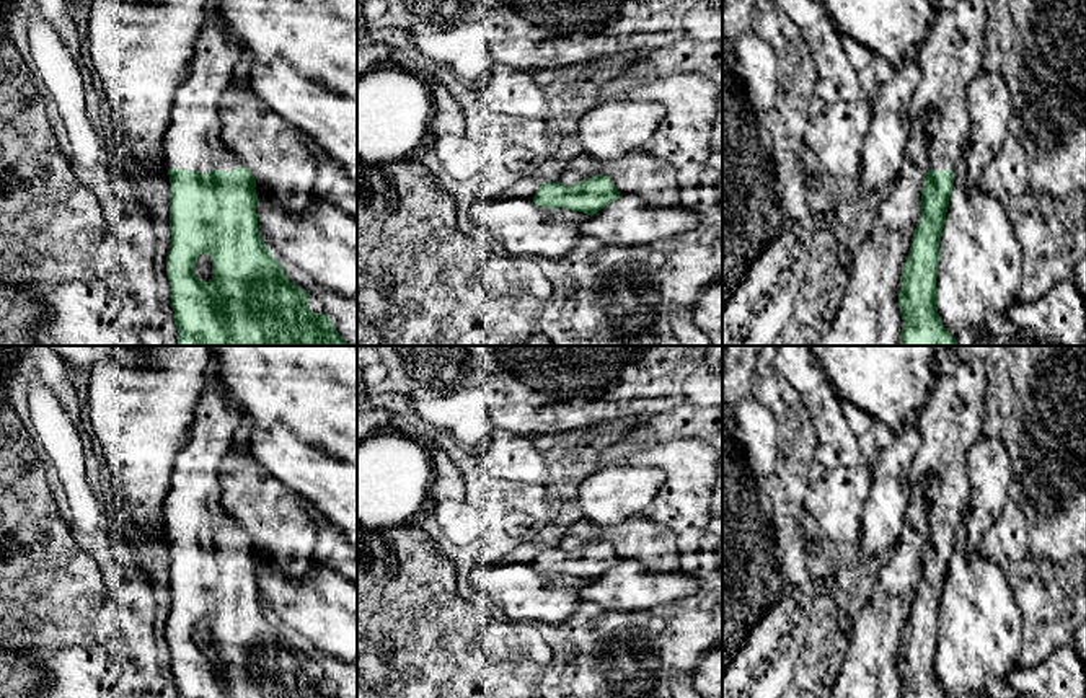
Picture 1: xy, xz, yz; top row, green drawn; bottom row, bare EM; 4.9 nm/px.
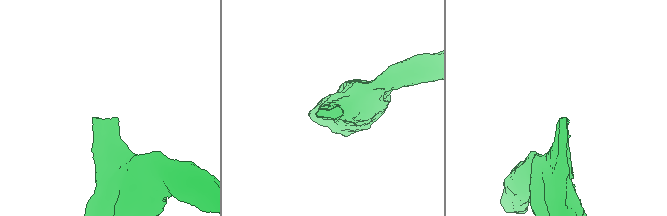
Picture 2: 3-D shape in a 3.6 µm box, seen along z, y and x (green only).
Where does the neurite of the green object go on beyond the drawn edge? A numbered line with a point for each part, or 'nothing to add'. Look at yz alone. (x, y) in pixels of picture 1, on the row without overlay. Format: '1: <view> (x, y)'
1: yz (953, 419)

